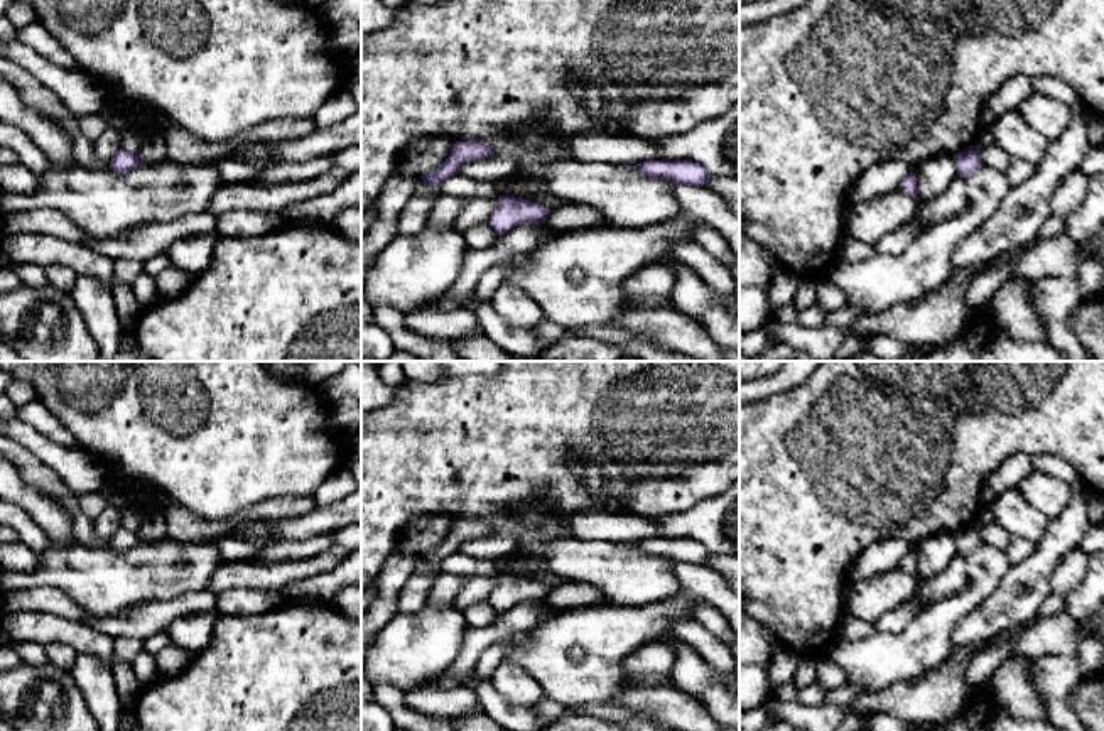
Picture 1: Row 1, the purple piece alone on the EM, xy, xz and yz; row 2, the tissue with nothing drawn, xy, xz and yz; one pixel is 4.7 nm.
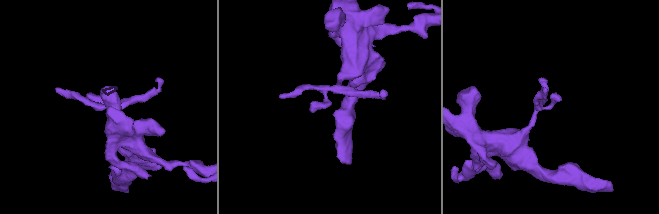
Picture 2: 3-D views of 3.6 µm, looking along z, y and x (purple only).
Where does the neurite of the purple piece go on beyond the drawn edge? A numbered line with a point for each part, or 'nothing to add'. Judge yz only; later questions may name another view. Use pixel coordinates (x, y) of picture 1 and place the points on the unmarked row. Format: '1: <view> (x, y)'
nothing to add

